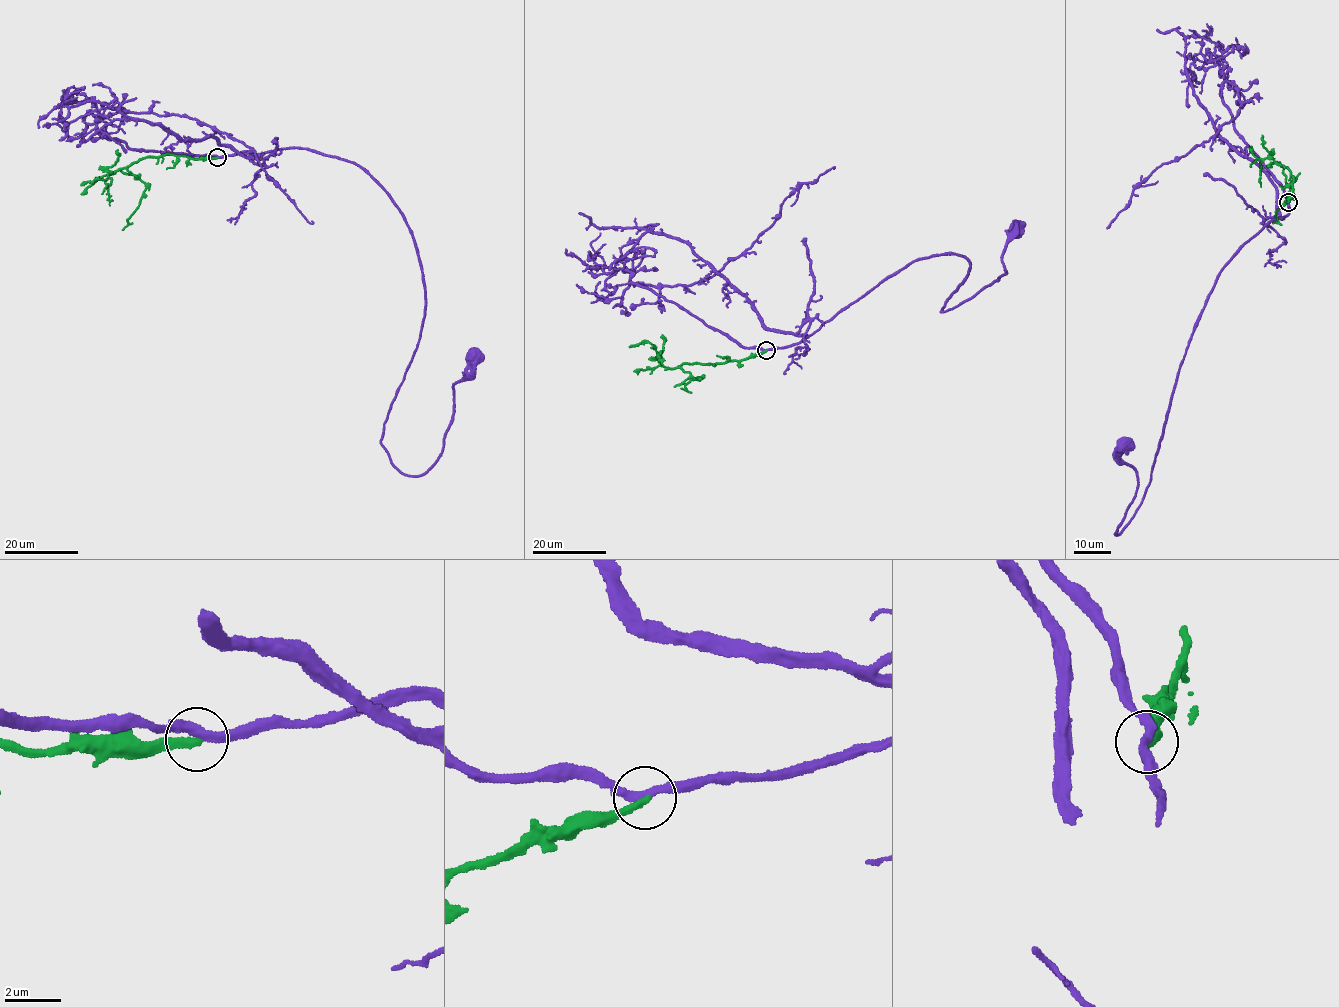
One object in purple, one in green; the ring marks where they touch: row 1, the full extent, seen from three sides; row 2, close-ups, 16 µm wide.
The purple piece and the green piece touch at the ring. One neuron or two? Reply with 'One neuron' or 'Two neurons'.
Two neurons

